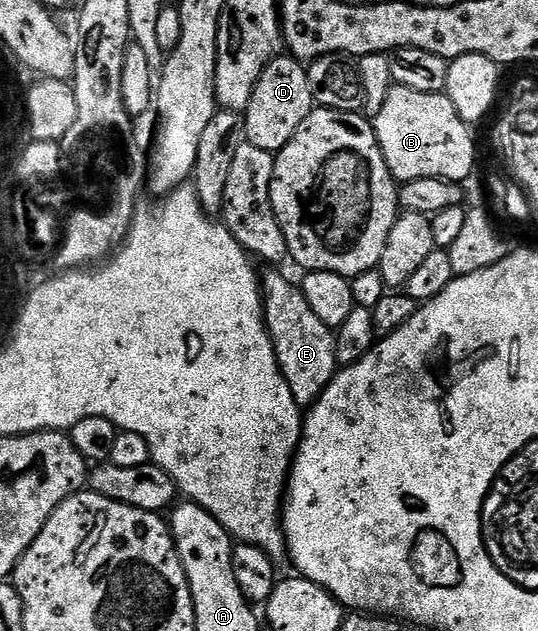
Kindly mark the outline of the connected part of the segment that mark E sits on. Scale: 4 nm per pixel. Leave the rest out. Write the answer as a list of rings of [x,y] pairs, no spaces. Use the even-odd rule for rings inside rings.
[[[277,269],[267,270],[270,271],[267,274],[263,273],[260,278],[262,316],[266,320],[266,330],[274,345],[276,360],[280,364],[280,372],[284,376],[288,388],[292,388],[292,396],[296,400],[296,404],[303,408],[309,408],[322,395],[324,388],[328,388],[328,384],[340,369],[336,360],[336,344],[334,343],[336,334],[331,327],[324,324],[324,320],[320,320],[320,316],[316,316],[316,312],[312,312],[312,304],[308,304],[308,300],[302,295],[301,289],[295,283],[293,286],[284,275],[277,274],[274,271]]]

